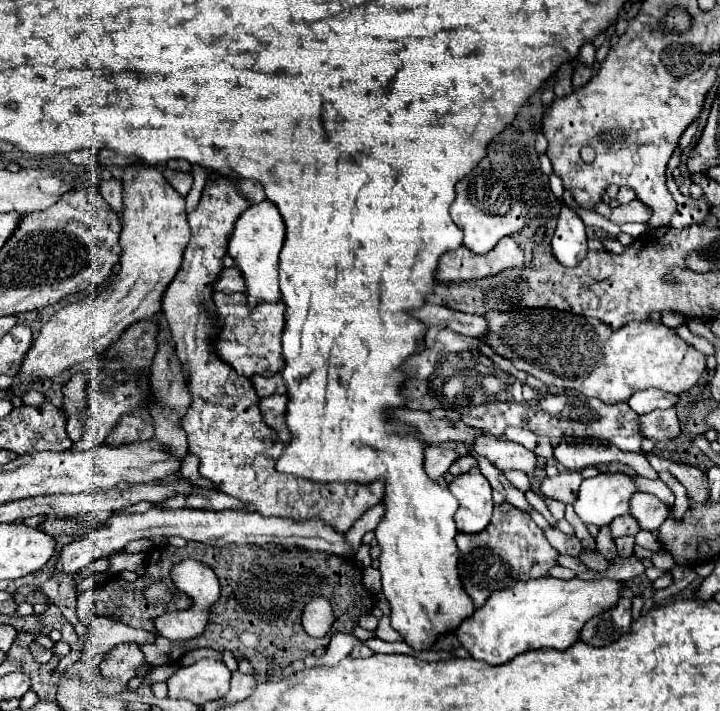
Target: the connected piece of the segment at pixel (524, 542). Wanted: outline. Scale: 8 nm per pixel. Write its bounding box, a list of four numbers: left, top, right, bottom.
[458,502,558,608]

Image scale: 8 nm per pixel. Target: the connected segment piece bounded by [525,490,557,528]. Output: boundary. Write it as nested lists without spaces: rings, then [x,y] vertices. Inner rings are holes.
[[[529,490],[525,493],[525,496],[530,502],[530,505],[536,509],[538,512],[540,512],[546,520],[548,520],[548,523],[552,528],[556,527],[557,520],[550,514],[547,505],[544,503],[543,499],[540,499],[540,496],[533,490]]]

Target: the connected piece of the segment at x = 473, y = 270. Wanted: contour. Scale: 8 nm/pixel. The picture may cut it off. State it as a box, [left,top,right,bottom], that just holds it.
[438,236,524,282]

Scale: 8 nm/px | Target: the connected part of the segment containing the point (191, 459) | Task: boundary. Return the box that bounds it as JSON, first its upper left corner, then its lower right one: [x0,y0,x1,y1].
[180,451,214,489]

